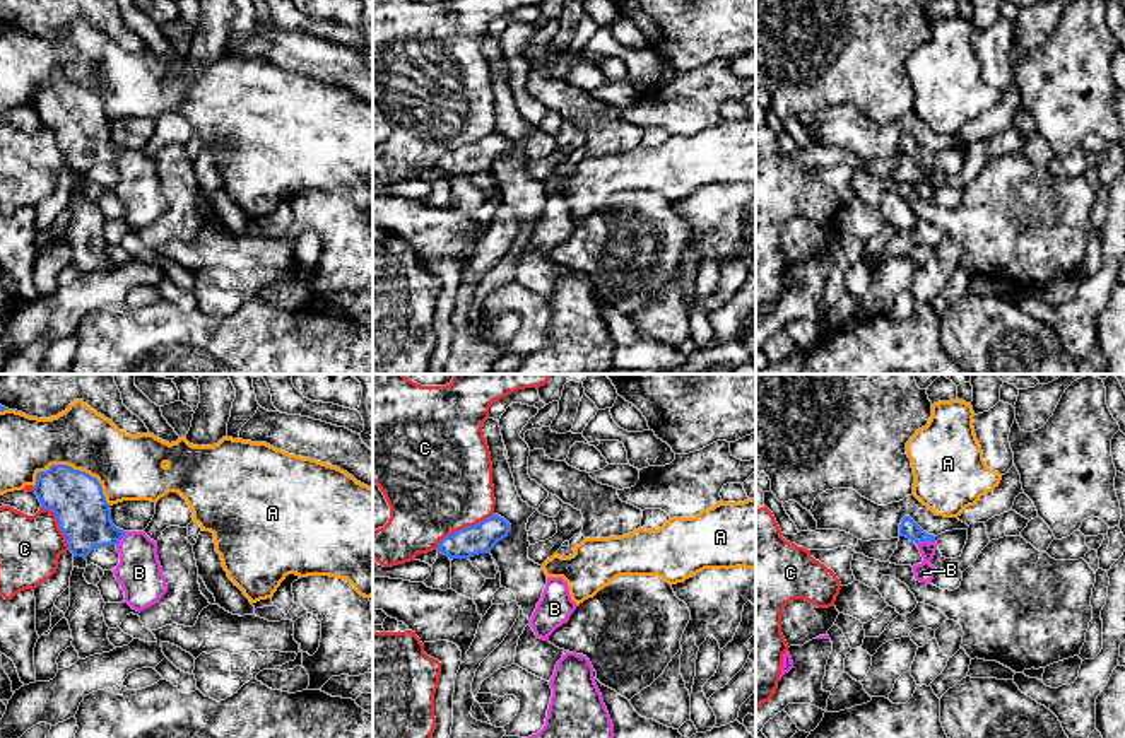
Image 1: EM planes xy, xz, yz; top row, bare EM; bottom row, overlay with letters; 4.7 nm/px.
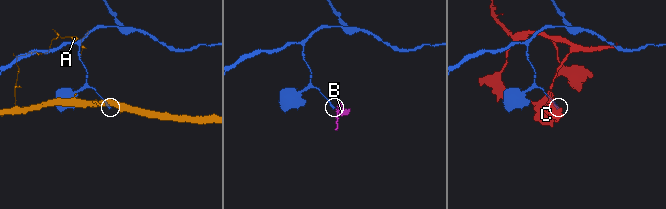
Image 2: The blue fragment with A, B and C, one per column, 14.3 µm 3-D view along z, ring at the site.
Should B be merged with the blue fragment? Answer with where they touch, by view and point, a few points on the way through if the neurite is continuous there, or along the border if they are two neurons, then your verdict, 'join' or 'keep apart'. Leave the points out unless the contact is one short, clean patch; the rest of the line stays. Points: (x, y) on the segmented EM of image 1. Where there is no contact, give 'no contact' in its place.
contact yz (925, 540); way yz (908, 528), (925, 540), (924, 573); join

